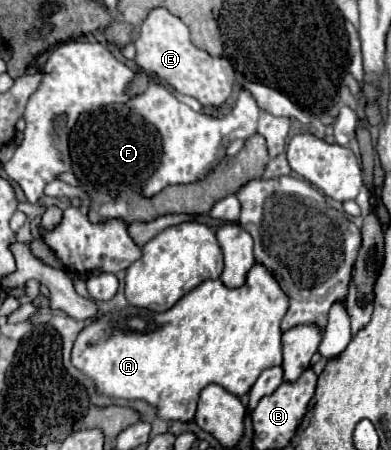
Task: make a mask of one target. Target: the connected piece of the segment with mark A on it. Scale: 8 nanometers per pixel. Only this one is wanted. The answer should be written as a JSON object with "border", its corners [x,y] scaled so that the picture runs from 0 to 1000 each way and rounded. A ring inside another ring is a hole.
{"border":[[[652,584],[616,638],[591,642],[575,638],[565,620],[529,620],[494,647],[468,656],[432,691],[391,696],[381,687],[330,678],[299,696],[253,704],[202,740],[187,767],[182,802],[207,829],[243,842],[248,864],[263,878],[371,887],[402,904],[407,927],[422,936],[494,936],[504,882],[524,856],[555,851],[586,873],[616,882],[642,864],[673,820],[719,811],[719,713],[734,696],[734,682],[734,656],[724,651],[724,642],[714,642],[703,616],[683,607],[678,589]]]}

